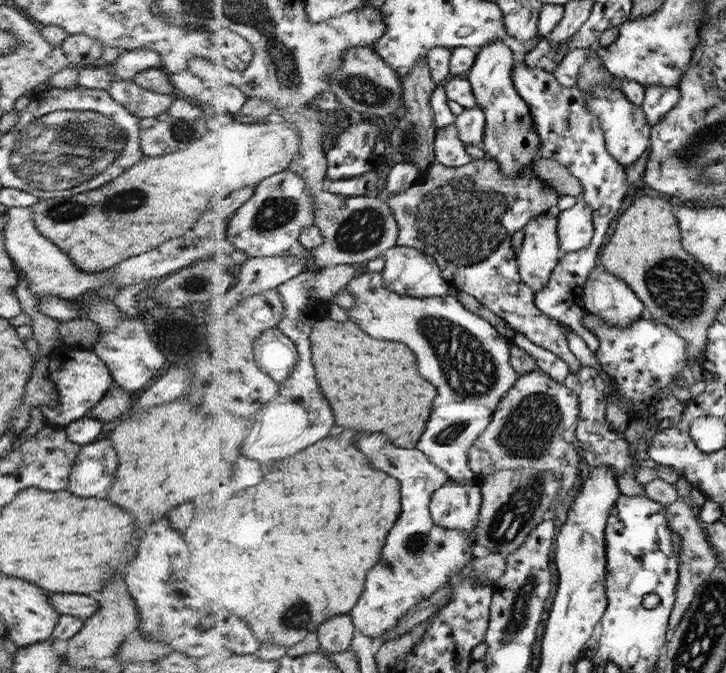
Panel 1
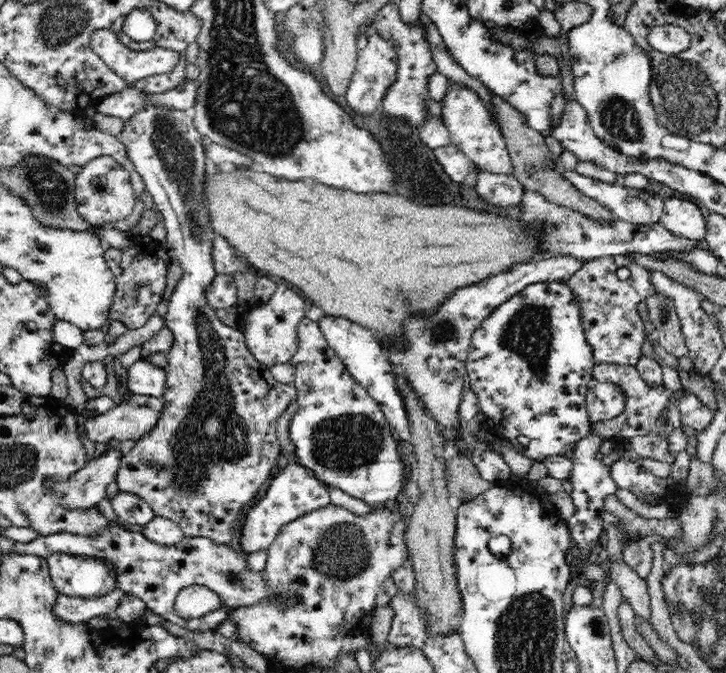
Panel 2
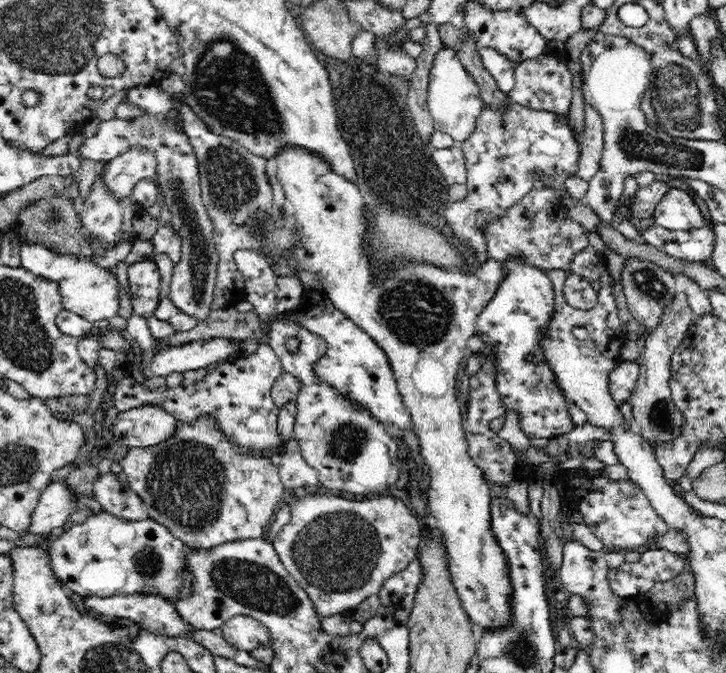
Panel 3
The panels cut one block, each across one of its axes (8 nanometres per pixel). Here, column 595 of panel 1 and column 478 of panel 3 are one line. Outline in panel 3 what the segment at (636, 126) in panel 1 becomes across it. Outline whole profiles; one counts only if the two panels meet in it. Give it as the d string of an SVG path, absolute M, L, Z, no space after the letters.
M443 46L433 57L430 67L427 105L436 131L449 134L457 145L474 132L477 117L484 108L480 89L457 57L457 51Z

